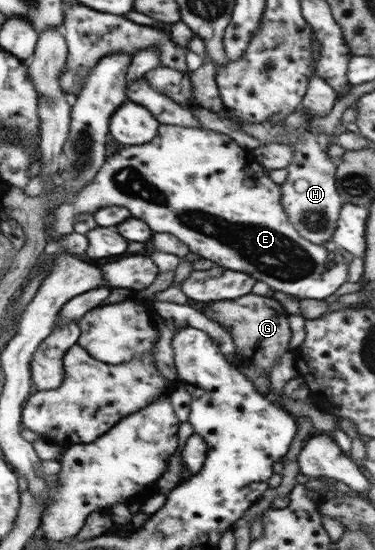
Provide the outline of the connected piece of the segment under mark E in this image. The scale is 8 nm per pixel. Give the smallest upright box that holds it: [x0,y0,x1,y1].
[46,124,348,300]

